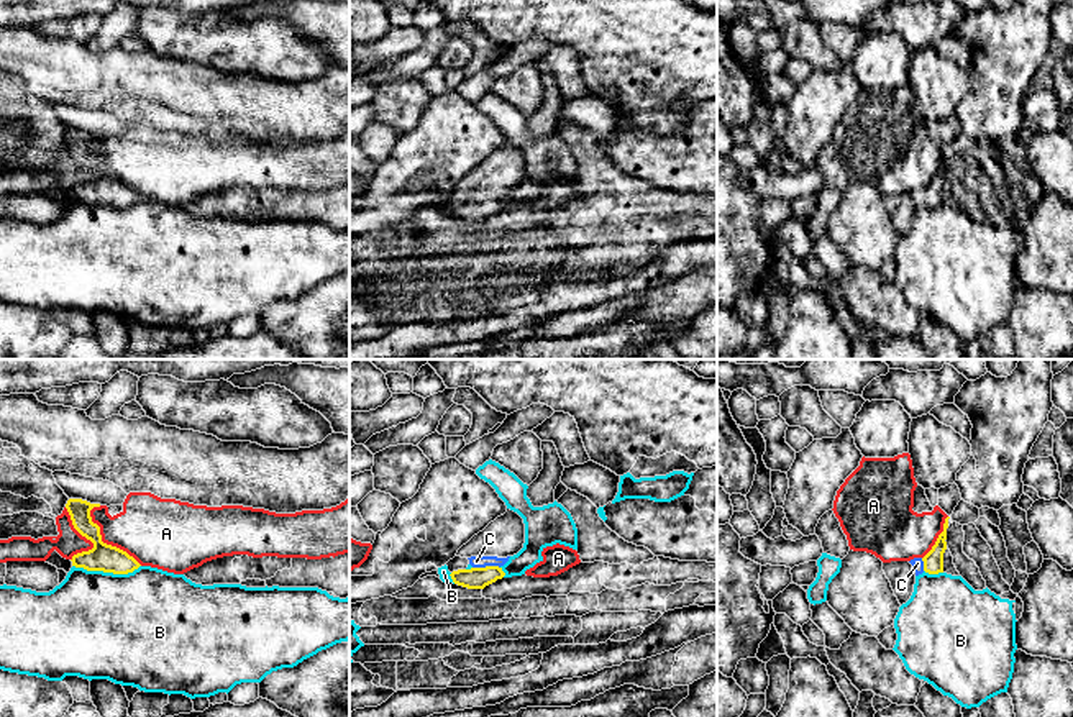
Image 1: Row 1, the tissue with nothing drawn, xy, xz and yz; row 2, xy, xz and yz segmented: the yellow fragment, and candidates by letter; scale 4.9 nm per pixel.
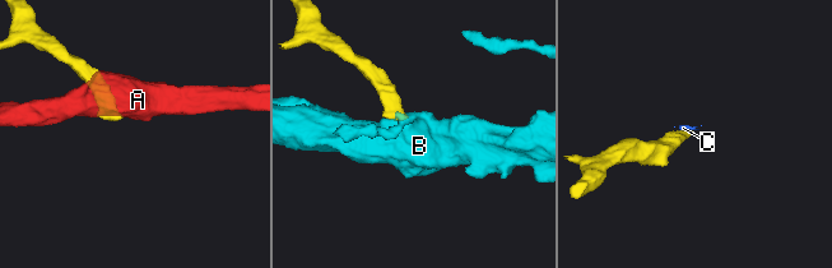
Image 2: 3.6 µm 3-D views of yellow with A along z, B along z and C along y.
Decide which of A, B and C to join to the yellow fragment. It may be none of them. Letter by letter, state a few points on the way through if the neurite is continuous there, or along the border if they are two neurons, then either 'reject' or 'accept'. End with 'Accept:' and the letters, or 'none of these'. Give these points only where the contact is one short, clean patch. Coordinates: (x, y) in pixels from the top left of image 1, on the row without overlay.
A: along xy (94, 138), (91, 151), (100, 171), (141, 197) | reject
B: along xy (73, 197), (114, 205), (132, 205), (140, 199) | reject
C: across xz (476, 210), (486, 199), (476, 194) | accept
Accept: C

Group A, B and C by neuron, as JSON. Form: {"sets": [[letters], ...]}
{"sets": [["A"], ["B"], ["C"]]}

